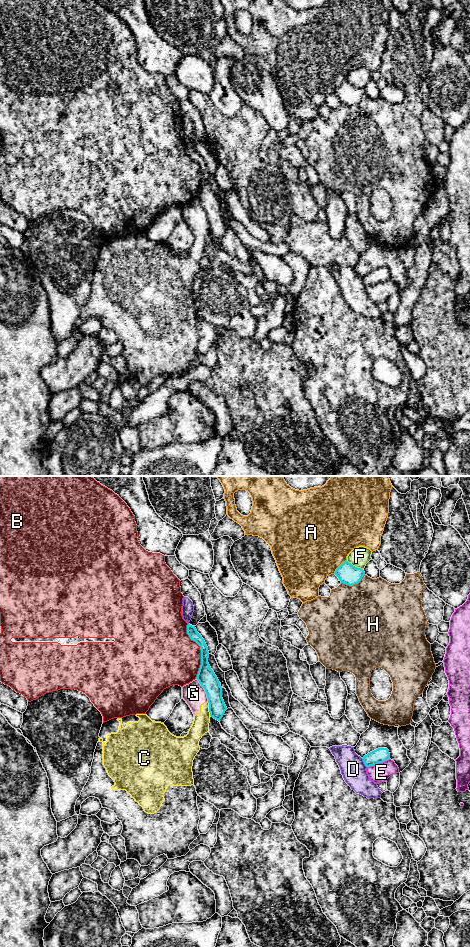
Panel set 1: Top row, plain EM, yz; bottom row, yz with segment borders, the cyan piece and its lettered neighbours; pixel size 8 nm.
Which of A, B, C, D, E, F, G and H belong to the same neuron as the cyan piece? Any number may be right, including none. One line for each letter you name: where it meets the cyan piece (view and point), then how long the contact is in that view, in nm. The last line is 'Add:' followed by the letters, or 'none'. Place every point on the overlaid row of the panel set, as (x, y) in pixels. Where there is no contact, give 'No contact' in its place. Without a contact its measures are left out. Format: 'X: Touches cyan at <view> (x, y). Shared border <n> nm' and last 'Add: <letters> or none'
Add: none

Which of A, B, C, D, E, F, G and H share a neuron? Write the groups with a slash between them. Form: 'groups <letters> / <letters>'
groups A / B / C G / D / E / F / H

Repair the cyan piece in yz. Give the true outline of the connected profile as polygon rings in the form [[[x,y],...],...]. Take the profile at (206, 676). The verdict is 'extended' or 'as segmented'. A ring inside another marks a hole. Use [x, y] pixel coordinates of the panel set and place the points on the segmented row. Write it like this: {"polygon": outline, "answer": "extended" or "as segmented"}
{"polygon": [[[188,624],[187,634],[191,640],[195,641],[200,646],[201,665],[196,679],[207,694],[210,716],[220,721],[227,707],[222,698],[222,687],[220,686],[220,682],[208,663],[208,647],[202,636],[197,632],[195,626]]], "answer": "as segmented"}

